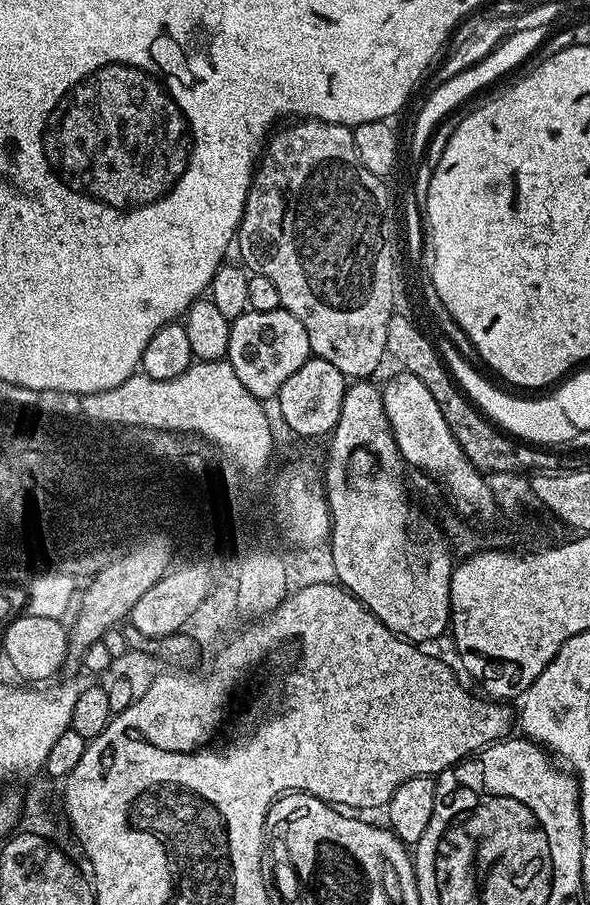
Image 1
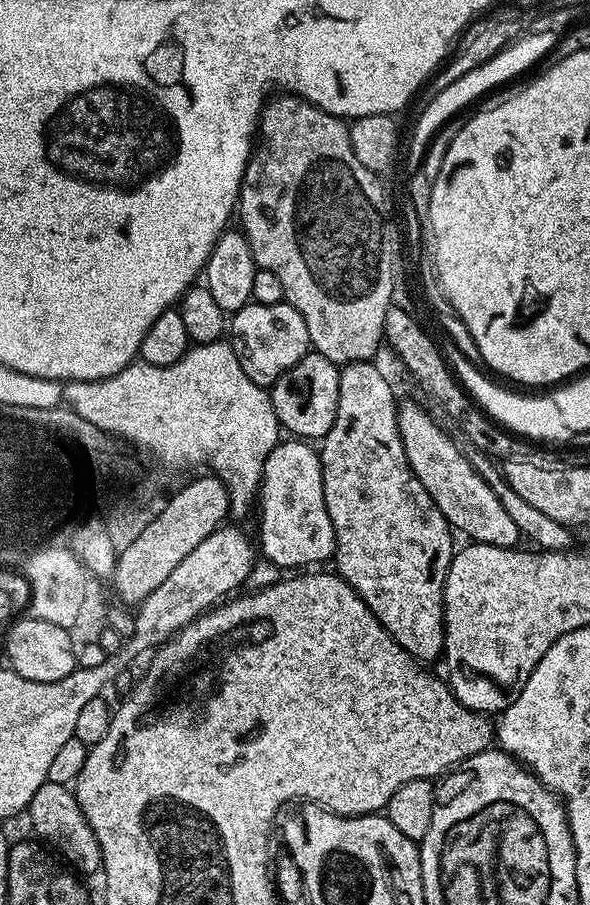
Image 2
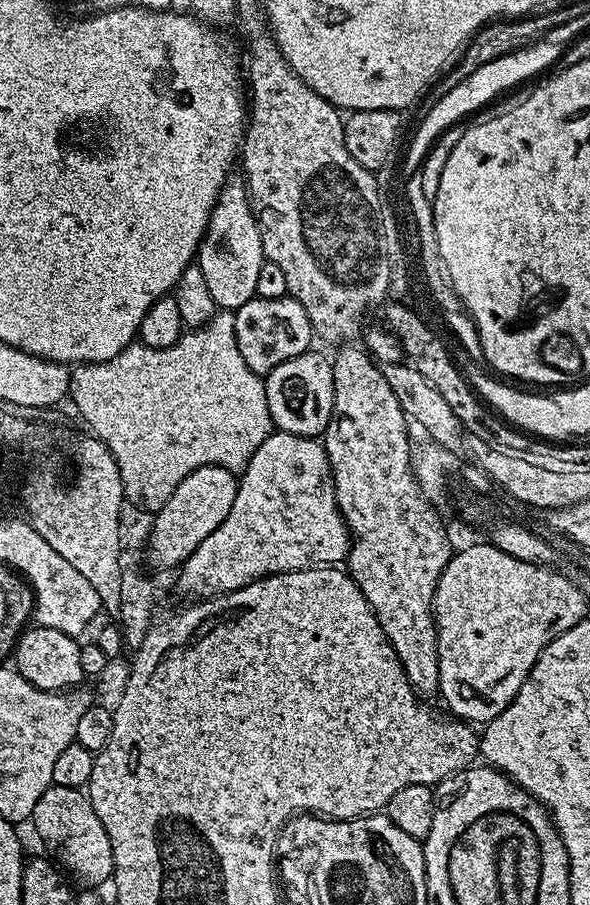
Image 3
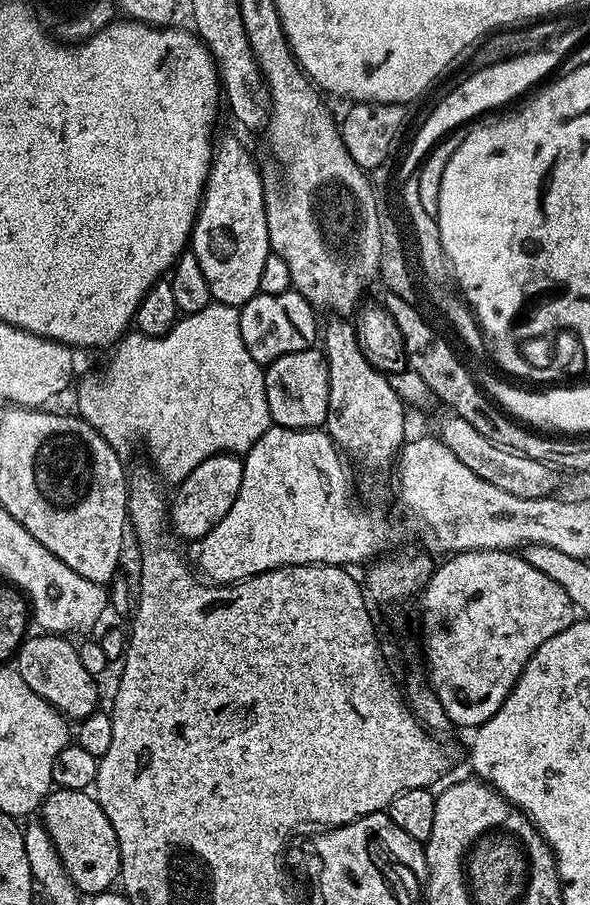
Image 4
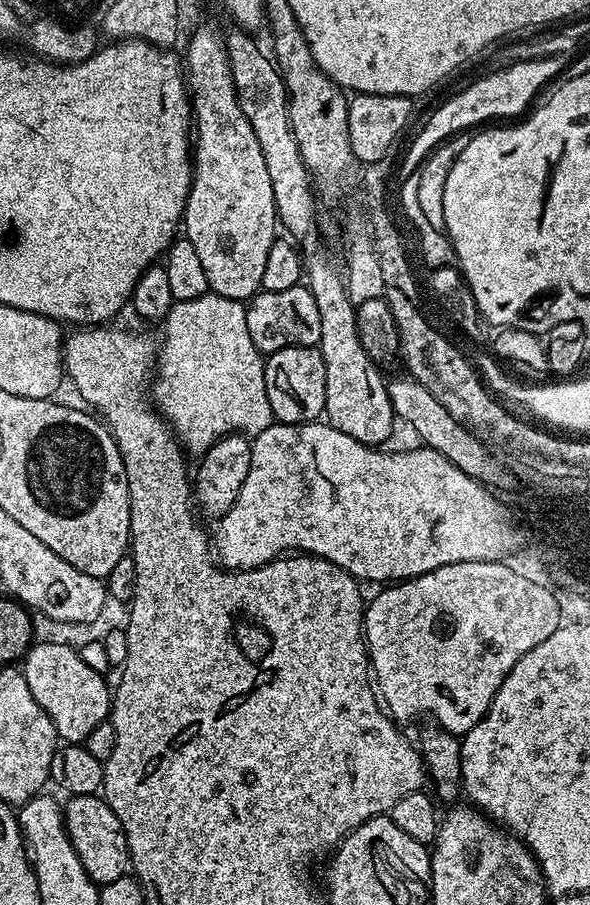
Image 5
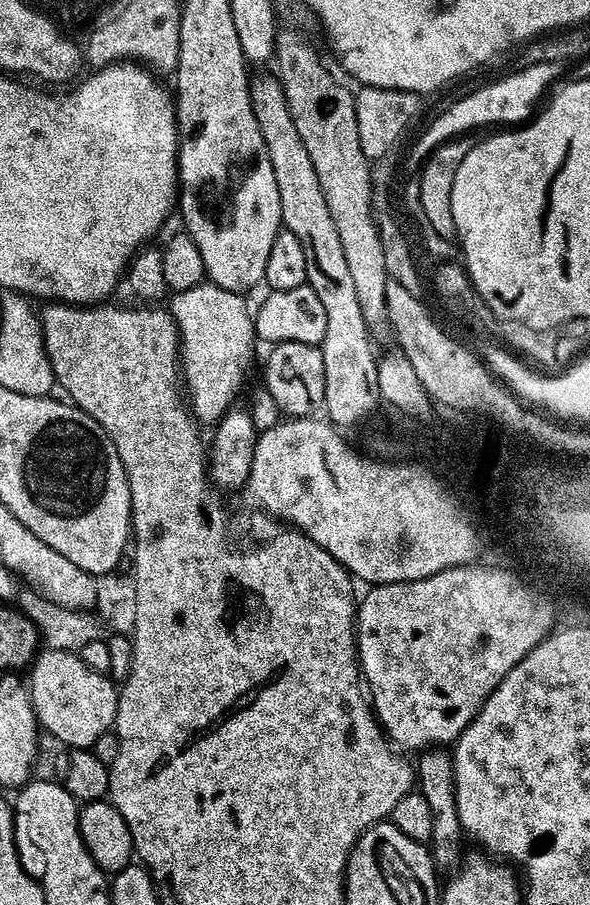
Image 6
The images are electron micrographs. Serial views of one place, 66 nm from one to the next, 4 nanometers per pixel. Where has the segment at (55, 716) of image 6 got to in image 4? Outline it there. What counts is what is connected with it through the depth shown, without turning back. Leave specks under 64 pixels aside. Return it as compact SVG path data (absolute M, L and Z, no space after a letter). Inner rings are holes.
M29 635L24 643L20 645L20 650L14 657L16 671L20 673L20 677L26 682L26 686L30 686L30 690L34 690L34 694L46 698L46 702L50 702L57 710L64 713L69 721L79 722L85 720L91 712L97 711L96 699L99 698L100 692L96 689L97 681L82 666L82 661L77 652L77 645L75 643L71 644L71 639L65 638L63 635L37 635Z

